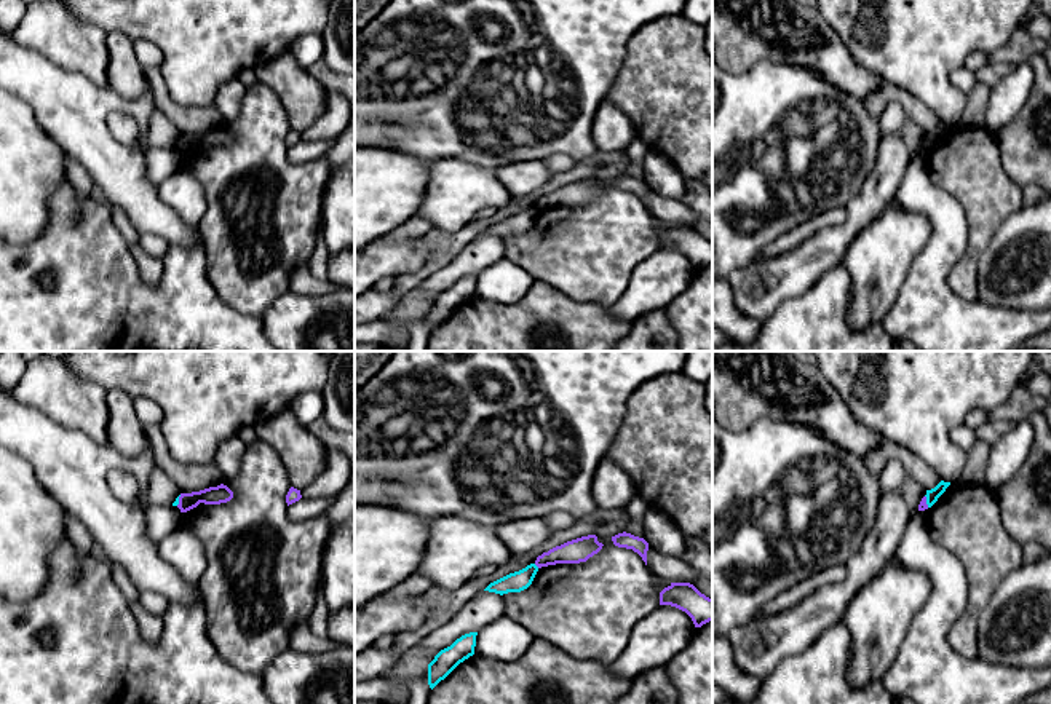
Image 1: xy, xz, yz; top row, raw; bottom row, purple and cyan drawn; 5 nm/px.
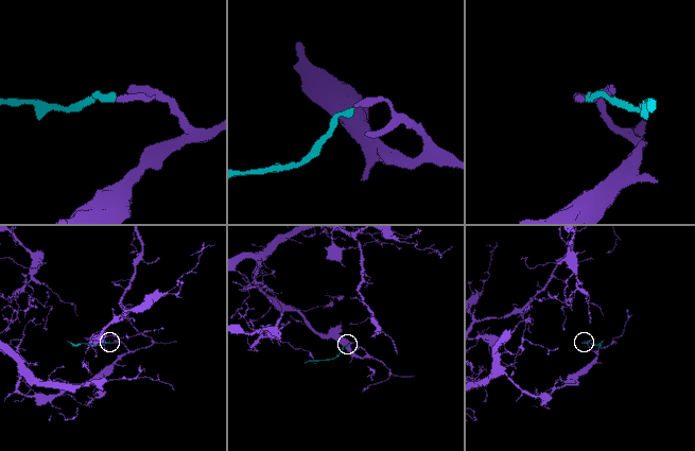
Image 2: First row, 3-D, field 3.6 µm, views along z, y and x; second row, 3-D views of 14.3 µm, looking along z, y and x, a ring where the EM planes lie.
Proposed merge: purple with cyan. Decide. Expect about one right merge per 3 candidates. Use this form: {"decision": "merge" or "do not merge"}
{"decision": "do not merge"}

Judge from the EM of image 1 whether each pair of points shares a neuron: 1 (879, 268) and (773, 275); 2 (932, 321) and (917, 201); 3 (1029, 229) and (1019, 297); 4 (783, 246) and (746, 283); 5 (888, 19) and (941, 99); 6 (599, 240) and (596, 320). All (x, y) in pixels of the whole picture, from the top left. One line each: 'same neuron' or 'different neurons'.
1: different neurons
2: same neuron
3: same neuron
4: different neurons
5: same neuron
6: different neurons

